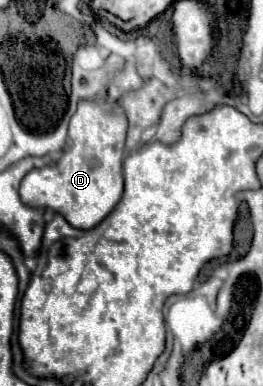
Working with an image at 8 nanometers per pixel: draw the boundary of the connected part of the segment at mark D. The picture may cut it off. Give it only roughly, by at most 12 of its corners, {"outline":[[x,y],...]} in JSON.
{"outline":[[80,101],[64,157],[20,183],[28,207],[92,229],[124,191],[126,115]]}

